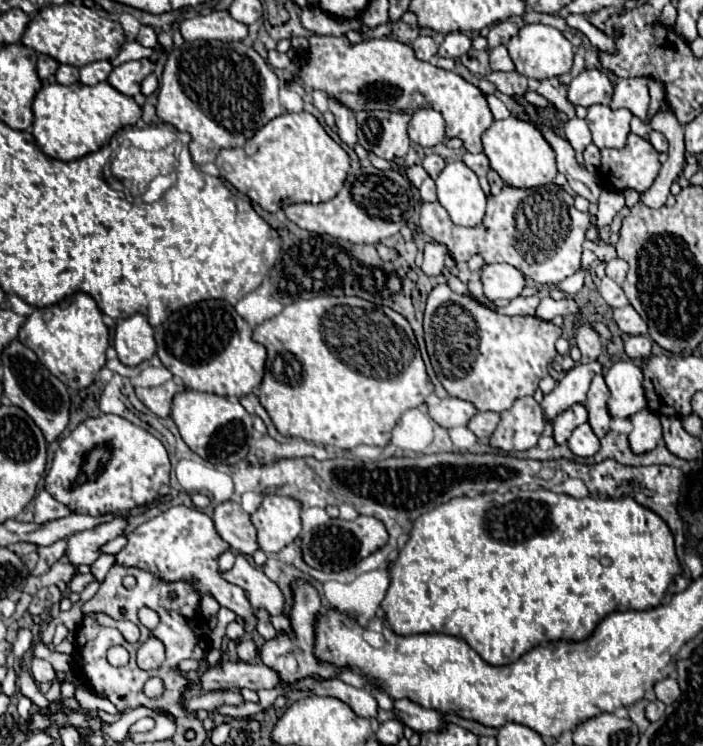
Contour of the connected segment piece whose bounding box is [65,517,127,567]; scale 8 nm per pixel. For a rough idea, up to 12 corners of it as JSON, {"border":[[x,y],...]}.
{"border":[[127,521],[111,523],[67,539],[65,559],[73,567],[91,565],[99,547],[121,535]]}

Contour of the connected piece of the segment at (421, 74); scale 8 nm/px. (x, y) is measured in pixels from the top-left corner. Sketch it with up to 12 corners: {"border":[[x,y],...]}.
{"border":[[311,35],[297,77],[351,111],[433,107],[481,153],[481,89],[397,39]]}

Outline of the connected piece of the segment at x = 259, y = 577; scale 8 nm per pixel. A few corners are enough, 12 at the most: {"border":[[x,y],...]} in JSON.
{"border":[[237,553],[221,576],[245,589],[253,609],[283,613],[283,595],[261,569]]}

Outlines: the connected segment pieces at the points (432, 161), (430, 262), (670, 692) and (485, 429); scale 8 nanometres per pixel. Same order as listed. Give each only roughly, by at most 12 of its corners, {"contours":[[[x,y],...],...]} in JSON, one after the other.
{"contours":[[[429,153],[421,159],[421,167],[431,179],[441,175],[443,157]],[[425,245],[421,271],[437,277],[445,269],[447,247]],[[671,677],[655,683],[657,699],[665,705],[681,695]],[[477,413],[467,429],[487,439],[499,423],[499,413]]]}

